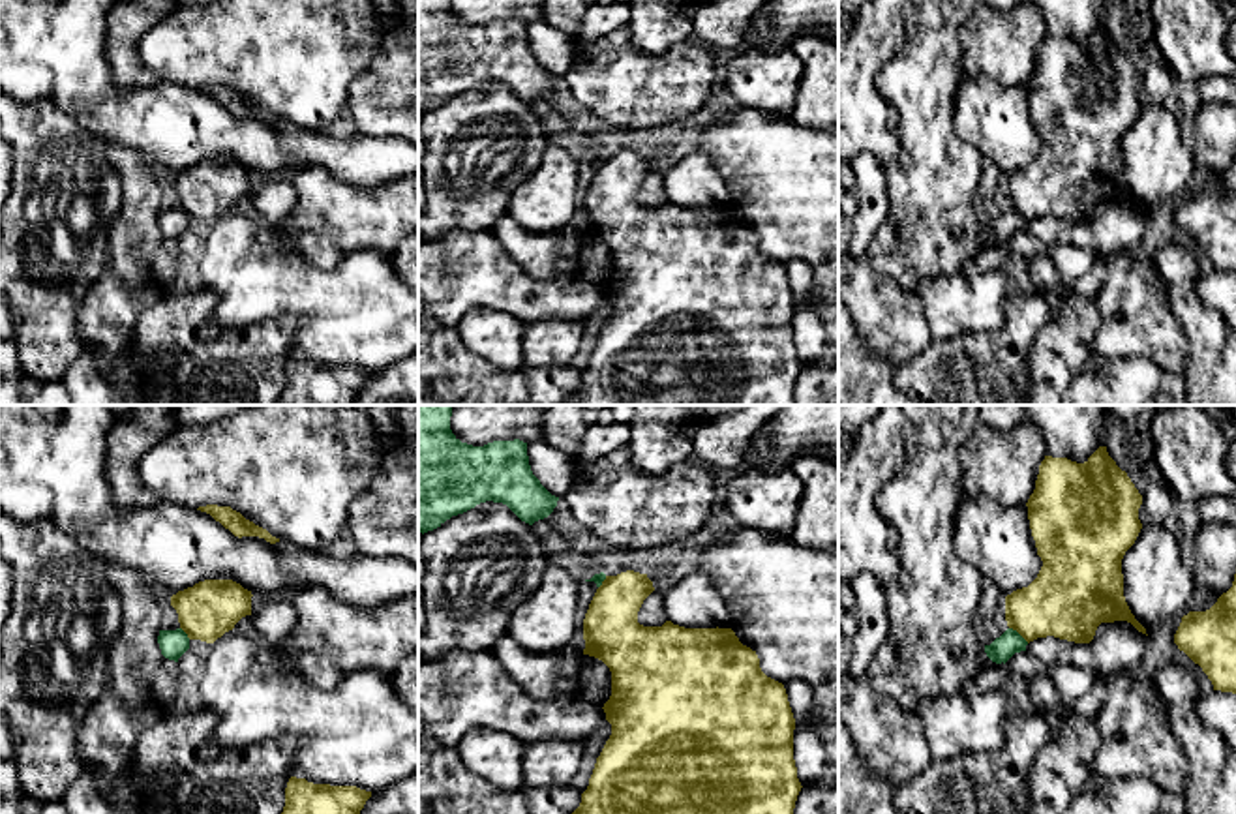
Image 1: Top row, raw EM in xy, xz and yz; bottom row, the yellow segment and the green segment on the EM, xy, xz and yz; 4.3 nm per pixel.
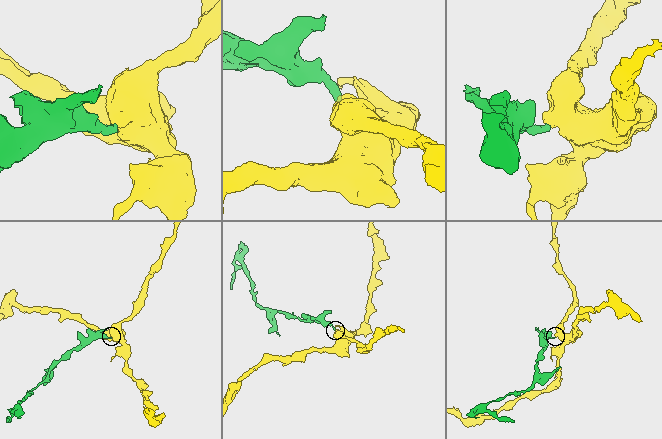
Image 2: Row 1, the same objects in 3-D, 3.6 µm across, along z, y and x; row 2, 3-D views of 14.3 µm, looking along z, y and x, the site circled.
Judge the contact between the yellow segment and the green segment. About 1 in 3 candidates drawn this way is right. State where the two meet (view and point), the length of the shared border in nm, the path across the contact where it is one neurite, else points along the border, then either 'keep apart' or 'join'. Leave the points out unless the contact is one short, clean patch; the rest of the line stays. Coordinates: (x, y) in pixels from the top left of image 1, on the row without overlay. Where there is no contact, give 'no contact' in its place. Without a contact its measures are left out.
yz (1019, 212) | 110 nm | along yz (1009, 207), (1028, 222) | keep apart

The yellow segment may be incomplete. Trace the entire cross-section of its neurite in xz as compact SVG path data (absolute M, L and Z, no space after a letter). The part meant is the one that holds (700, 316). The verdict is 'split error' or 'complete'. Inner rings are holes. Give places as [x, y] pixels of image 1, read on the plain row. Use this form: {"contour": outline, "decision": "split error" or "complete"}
{"contour": "M626 150L617 156L606 156L585 193L583 234L602 240L611 251L611 276L602 287L606 300L611 304L611 315L596 338L580 386L561 405L793 405L793 388L803 366L793 339L795 298L784 264L761 251L756 231L743 225L731 208L685 208L671 201L662 206L640 204L638 191L653 171L655 167L647 154Z", "decision": "complete"}

